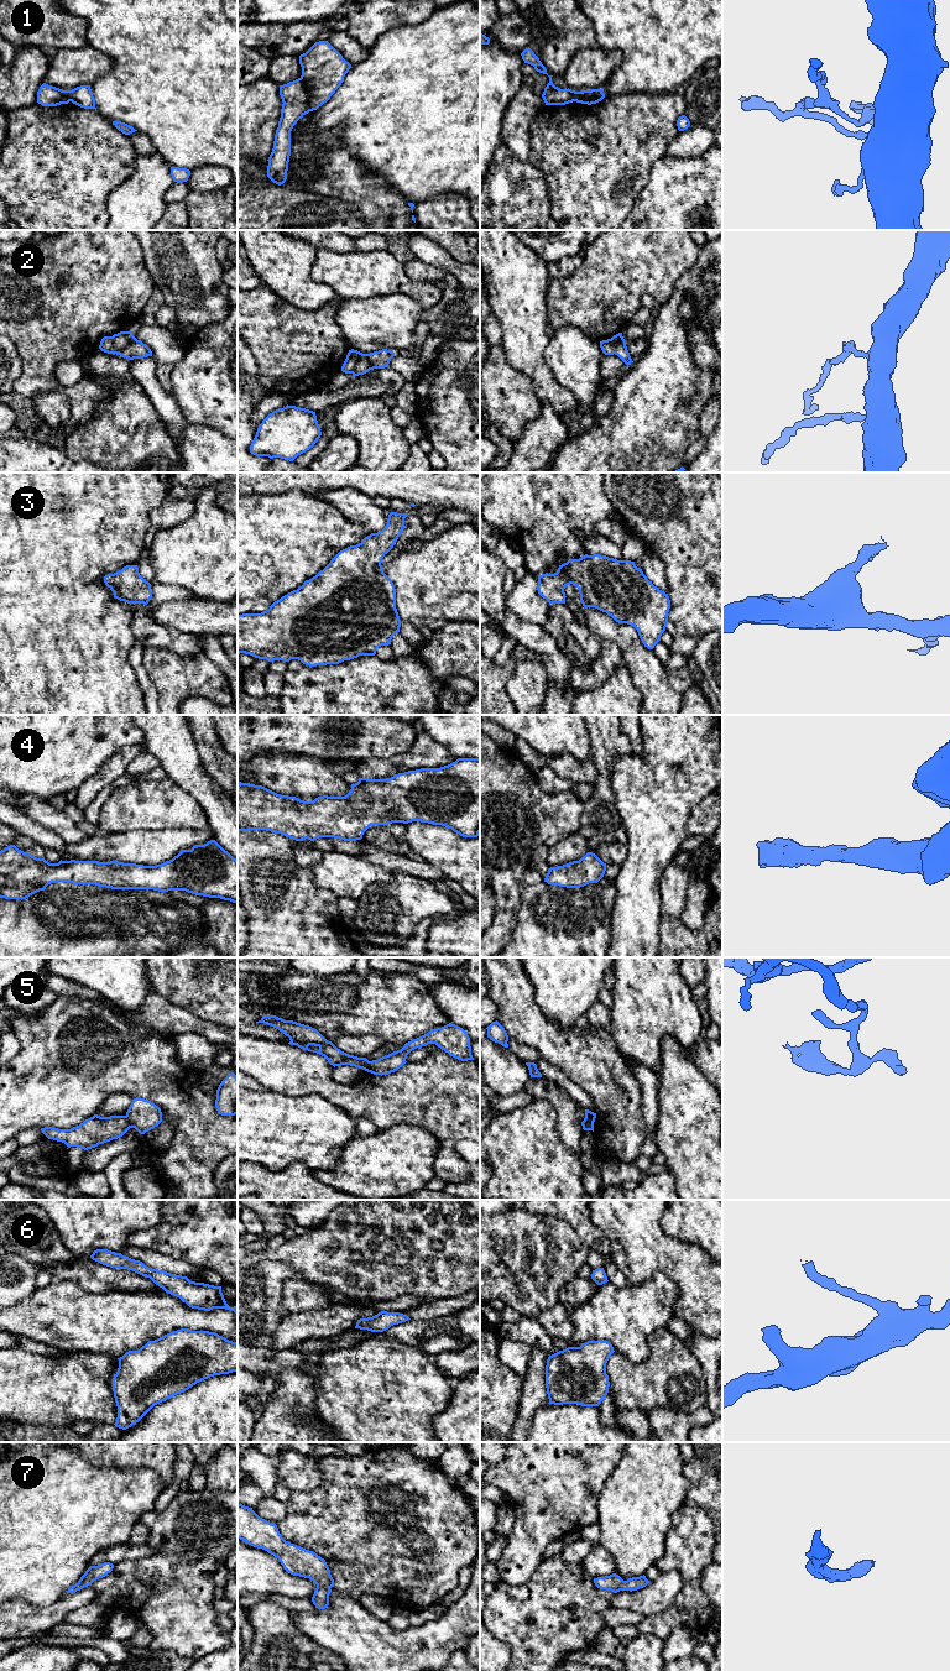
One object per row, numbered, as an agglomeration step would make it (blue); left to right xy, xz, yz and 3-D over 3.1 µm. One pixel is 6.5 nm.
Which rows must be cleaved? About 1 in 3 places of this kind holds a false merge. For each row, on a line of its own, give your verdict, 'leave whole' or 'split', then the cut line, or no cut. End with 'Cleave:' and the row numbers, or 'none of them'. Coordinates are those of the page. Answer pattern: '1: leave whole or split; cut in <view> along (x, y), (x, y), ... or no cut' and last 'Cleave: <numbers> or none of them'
1: split; cut in xz along (301, 77), (308, 85), (309, 110)
2: split; cut in xz along (365, 356), (350, 372)
3: leave whole; no cut
4: leave whole; no cut
5: split; cut in xy along (125, 1116), (131, 1127)
6: leave whole; no cut
7: leave whole; no cut
Cleave: 1, 2, 5

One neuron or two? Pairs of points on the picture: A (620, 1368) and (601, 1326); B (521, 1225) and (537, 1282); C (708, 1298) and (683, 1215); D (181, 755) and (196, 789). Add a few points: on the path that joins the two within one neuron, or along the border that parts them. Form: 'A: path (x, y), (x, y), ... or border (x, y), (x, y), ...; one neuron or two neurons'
A: border (615, 1351), (636, 1363), (643, 1359); two neurons
B: path (521, 1238), (521, 1263), (526, 1268); one neuron
C: border (664, 1232), (697, 1244), (709, 1258); two neurons
D: path (182, 763), (194, 781); one neuron

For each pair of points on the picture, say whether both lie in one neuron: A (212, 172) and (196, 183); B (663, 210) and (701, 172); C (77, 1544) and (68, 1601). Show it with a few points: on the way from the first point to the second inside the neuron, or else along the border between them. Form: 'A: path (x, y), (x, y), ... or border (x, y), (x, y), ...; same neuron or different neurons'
A: path (208, 176), (199, 181); same neuron
B: path (673, 200), (692, 182); same neuron
C: border (66, 1591), (53, 1602), (41, 1607); different neurons

